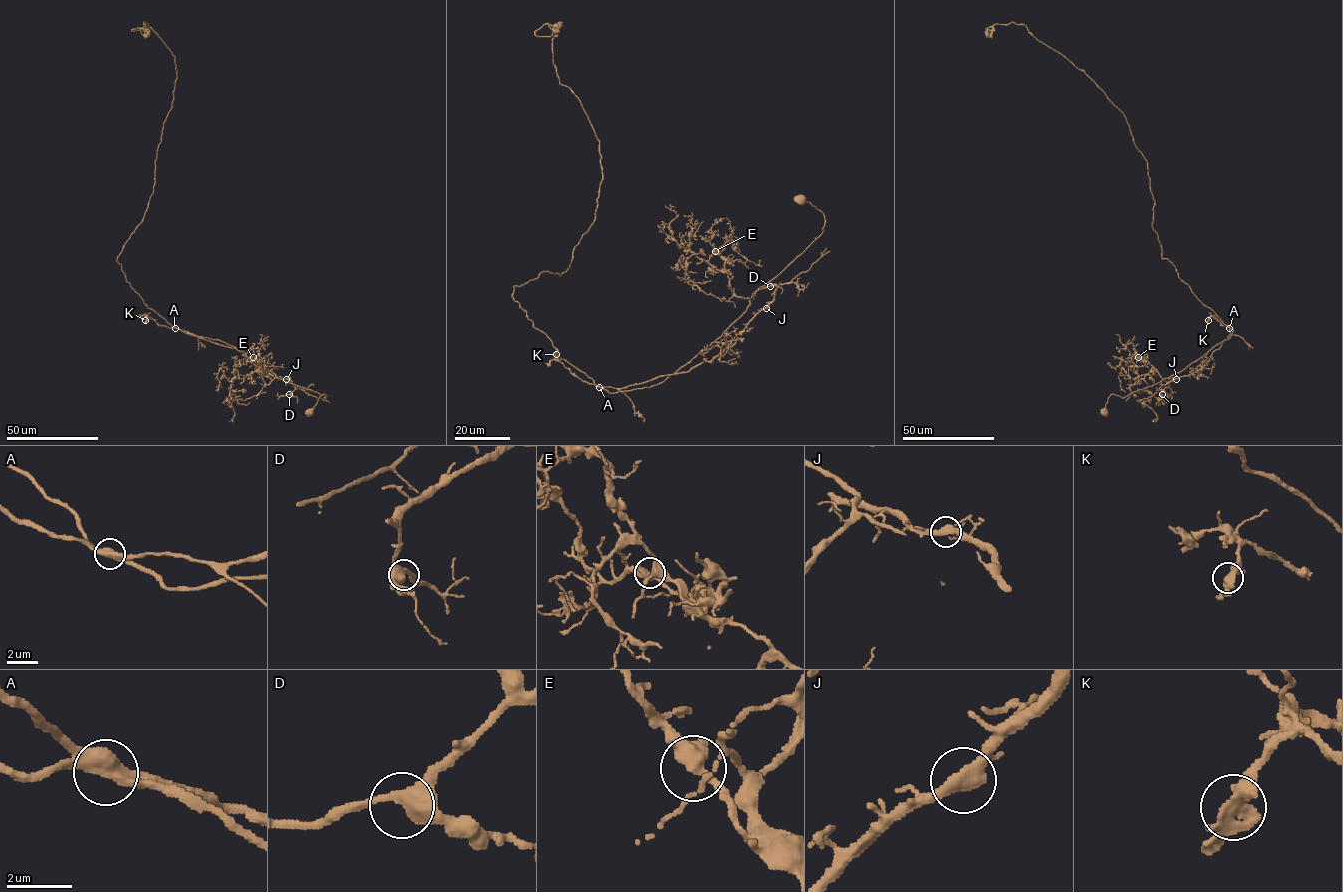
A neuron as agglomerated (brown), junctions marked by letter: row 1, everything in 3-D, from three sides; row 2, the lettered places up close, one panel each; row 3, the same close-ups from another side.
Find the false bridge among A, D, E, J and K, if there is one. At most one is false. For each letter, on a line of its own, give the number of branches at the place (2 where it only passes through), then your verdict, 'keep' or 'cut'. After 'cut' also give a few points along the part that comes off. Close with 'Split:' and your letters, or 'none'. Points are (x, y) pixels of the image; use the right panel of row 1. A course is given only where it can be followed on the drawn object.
A: 2 branches meet; cut; foreign part runs (1229, 328), (1230, 334), (1212, 353), (1212, 359), (1198, 371), (1173, 379), (1138, 402)
D: 2 branches meet; keep
E: 2 branches meet; keep
J: 2 branches meet; keep
K: 2 branches meet; keep
Split: A

